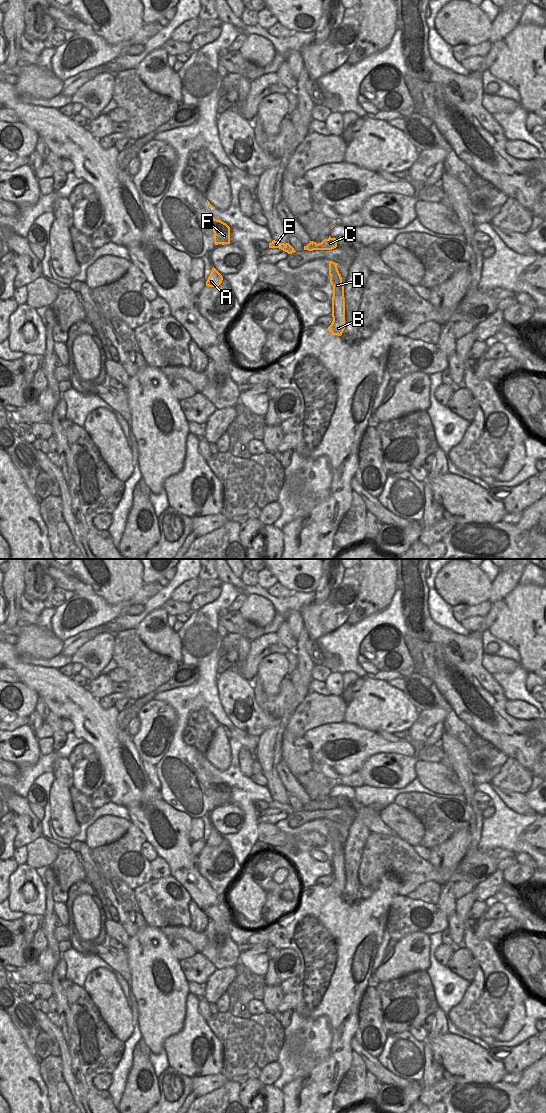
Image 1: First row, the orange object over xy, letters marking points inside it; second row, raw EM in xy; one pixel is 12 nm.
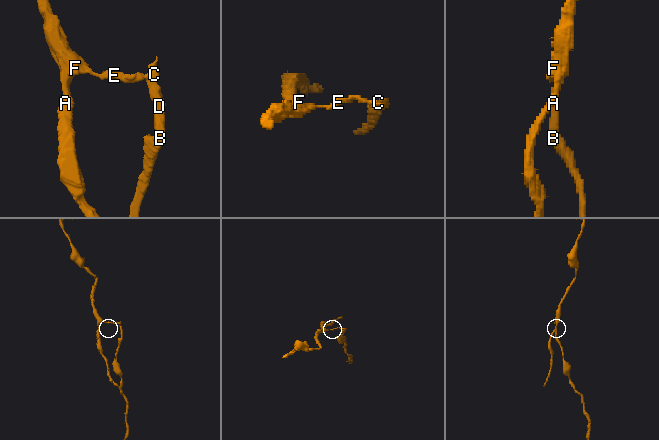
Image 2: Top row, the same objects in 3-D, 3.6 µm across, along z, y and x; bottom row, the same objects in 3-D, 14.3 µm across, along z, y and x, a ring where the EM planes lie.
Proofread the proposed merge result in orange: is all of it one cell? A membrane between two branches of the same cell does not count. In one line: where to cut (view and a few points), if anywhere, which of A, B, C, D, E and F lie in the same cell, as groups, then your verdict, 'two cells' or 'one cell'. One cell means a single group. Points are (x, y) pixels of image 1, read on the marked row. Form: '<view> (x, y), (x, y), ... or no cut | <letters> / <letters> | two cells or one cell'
xy (309, 243), (312, 250) | A E F / B C D | two cells

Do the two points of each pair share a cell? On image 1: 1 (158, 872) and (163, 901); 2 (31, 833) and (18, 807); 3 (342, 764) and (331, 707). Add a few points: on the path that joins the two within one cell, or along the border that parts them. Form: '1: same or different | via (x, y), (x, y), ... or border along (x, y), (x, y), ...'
1: different | border along (169, 874), (152, 879)
2: same | via (27, 827), (22, 813)
3: different | border along (343, 720), (311, 728)

